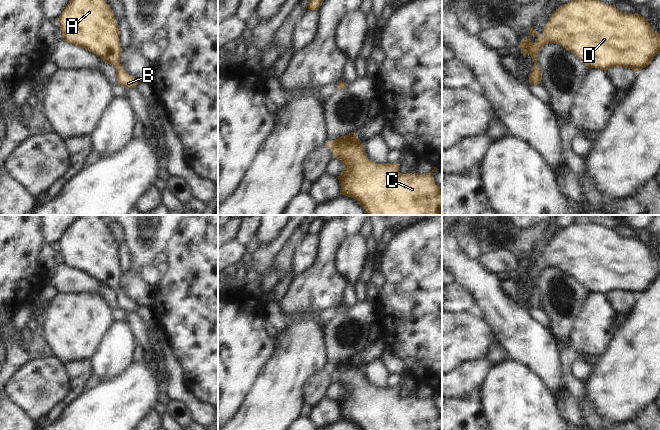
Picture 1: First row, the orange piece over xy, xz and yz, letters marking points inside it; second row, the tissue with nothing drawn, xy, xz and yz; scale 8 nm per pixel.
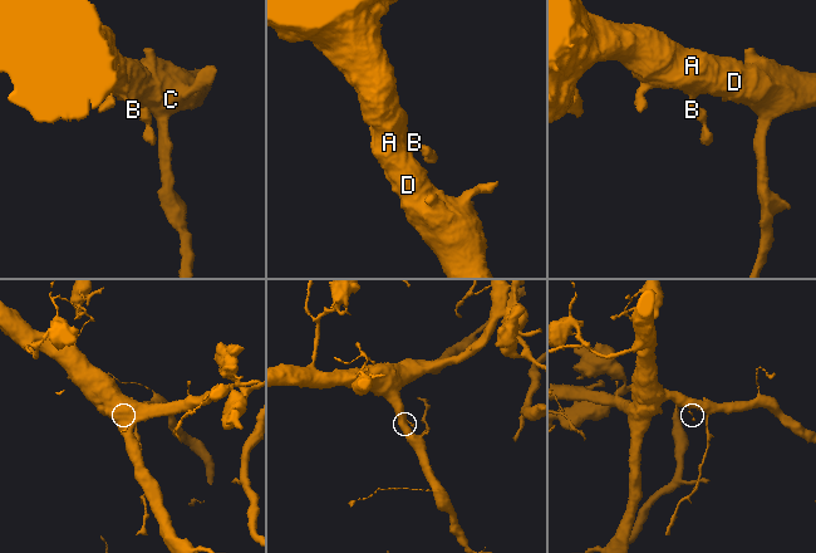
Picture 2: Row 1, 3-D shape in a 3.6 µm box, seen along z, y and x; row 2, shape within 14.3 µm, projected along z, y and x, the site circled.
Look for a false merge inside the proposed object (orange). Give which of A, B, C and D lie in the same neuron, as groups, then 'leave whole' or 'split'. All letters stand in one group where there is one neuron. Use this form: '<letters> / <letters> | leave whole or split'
A B C D | leave whole

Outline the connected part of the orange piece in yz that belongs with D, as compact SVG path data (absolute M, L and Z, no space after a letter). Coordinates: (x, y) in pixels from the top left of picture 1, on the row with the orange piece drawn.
M573 0L560 6L550 17L544 27L543 34L538 35L533 27L530 28L526 40L521 40L521 54L530 55L534 65L529 74L529 82L538 85L542 80L541 71L538 67L537 57L540 50L547 44L559 44L566 50L574 53L590 70L600 68L609 70L612 67L630 68L635 72L648 66L660 50L660 35L652 29L647 20L638 13L627 14L619 11L615 5L606 4L598 0Z

